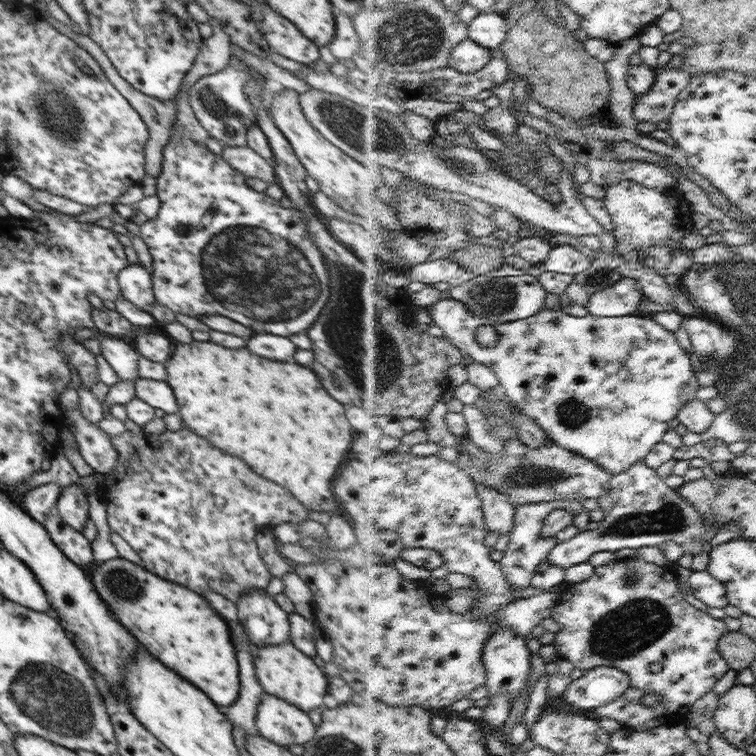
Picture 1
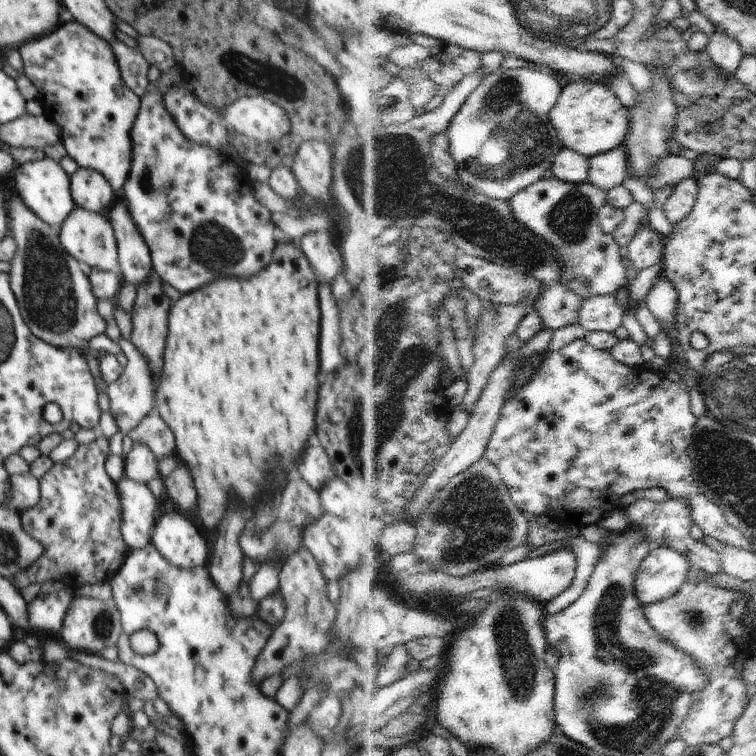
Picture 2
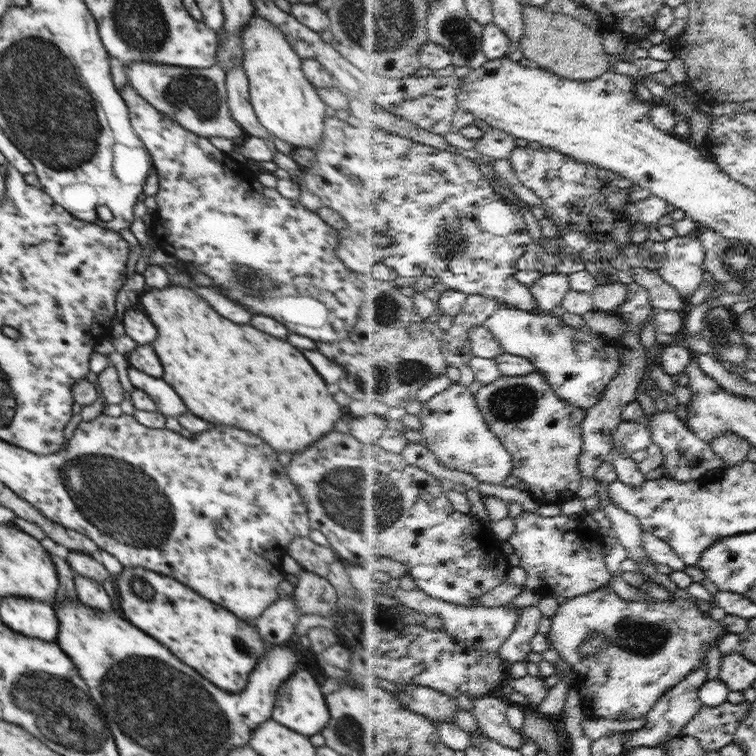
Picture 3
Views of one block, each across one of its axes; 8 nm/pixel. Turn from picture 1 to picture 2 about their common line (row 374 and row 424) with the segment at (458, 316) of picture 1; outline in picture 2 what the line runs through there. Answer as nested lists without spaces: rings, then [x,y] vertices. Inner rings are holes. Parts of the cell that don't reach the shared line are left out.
[[[576,339],[561,350],[550,352],[548,358],[544,360],[542,368],[530,378],[530,382],[520,392],[516,392],[513,400],[507,400],[507,404],[504,406],[500,416],[500,423],[496,426],[496,432],[494,432],[492,441],[488,446],[487,456],[500,468],[502,480],[510,488],[512,500],[516,502],[516,506],[520,510],[528,515],[548,516],[563,528],[579,527],[583,533],[584,528],[599,524],[604,519],[604,516],[608,515],[608,512],[612,512],[616,508],[623,508],[620,502],[622,502],[622,498],[626,494],[659,487],[664,488],[671,498],[690,500],[690,504],[694,508],[696,523],[706,535],[712,536],[722,543],[748,548],[748,542],[744,542],[745,532],[736,525],[730,524],[723,508],[716,502],[708,500],[706,494],[696,484],[695,461],[692,460],[690,454],[691,445],[694,443],[696,424],[699,424],[699,419],[692,412],[692,394],[683,385],[676,384],[672,378],[666,378],[663,370],[656,371],[647,366],[631,368],[616,360],[610,350],[596,349],[592,344],[588,343],[588,340]]]

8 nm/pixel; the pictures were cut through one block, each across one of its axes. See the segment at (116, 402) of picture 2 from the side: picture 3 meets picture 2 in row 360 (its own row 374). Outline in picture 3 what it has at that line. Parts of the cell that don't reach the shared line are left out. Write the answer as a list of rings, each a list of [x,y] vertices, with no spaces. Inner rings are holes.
[[[128,368],[128,378],[134,389],[142,390],[159,406],[158,412],[164,417],[178,418],[186,412],[184,402],[180,396],[164,382],[163,379],[152,378],[136,368]]]

